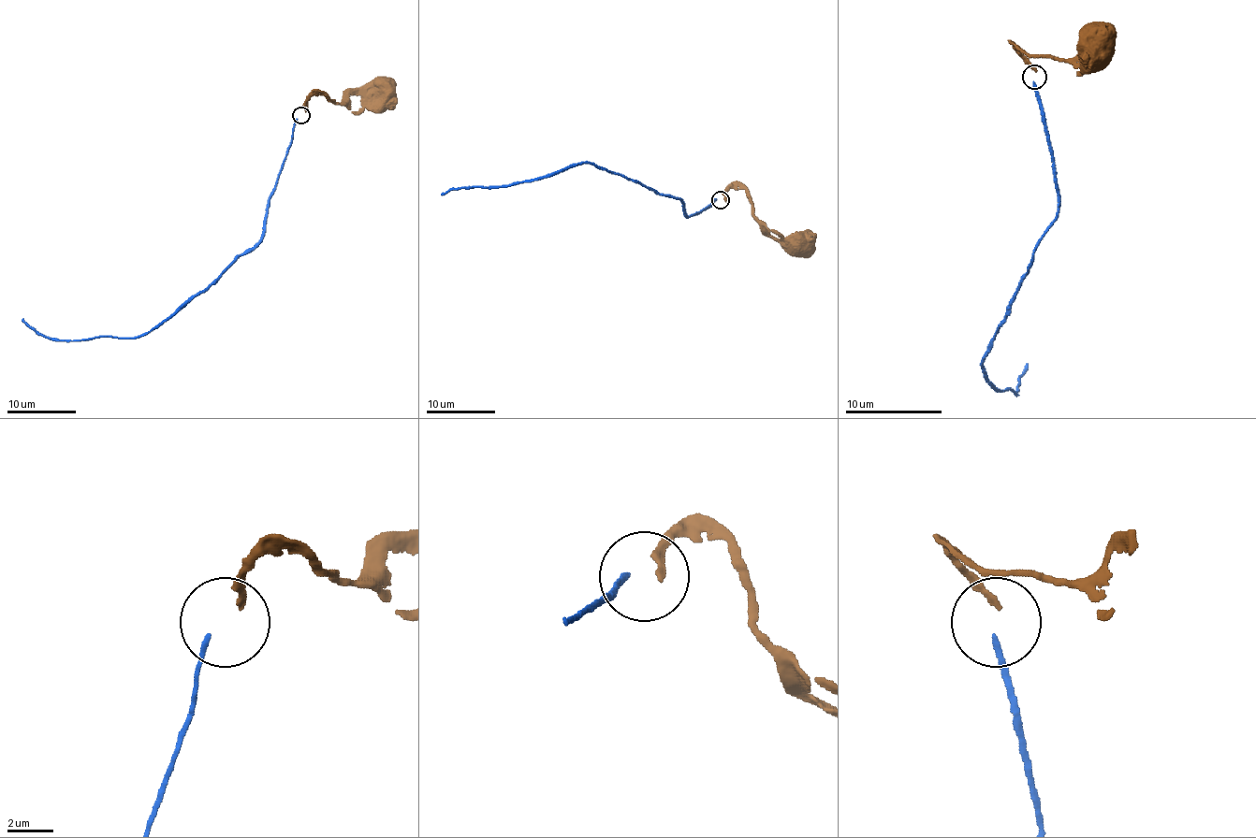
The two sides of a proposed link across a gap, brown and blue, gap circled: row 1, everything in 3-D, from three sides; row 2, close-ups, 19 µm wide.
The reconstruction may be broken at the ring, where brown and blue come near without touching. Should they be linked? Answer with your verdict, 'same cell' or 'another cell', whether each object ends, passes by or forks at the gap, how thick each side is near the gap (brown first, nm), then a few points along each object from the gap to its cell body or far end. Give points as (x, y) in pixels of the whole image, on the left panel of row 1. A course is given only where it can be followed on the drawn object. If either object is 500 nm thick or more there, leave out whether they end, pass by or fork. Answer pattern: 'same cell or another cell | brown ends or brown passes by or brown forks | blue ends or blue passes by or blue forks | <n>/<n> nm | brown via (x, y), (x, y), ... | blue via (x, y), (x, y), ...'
another cell | brown ends | blue ends | 240/200 nm | brown via (305, 112), (305, 102), (310, 96), (324, 94), (334, 104), (341, 104), (358, 90), (382, 90) | blue via (297, 119), (269, 199), (258, 240), (167, 318), (137, 337), (92, 337), (81, 340), (48, 339), (23, 318)

